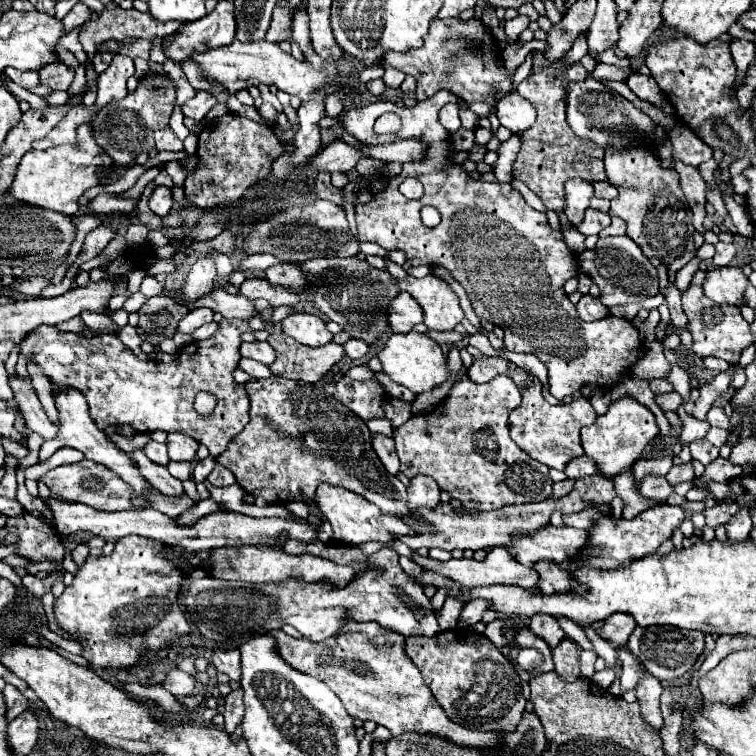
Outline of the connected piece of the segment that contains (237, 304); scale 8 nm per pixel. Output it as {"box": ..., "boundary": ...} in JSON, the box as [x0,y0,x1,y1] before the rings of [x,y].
{"box":[188,287,258,321],"boundary":[[[216,287],[210,295],[198,299],[196,303],[188,303],[190,309],[194,307],[208,307],[214,313],[220,313],[226,319],[242,319],[242,321],[250,321],[252,317],[258,315],[258,311],[254,309],[254,303],[248,301],[242,295],[230,295],[224,289]]]}

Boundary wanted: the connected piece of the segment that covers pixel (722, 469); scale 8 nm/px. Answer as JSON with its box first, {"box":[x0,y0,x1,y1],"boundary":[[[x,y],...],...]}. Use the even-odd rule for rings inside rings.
{"box":[700,457,742,485],"boundary":[[[718,457],[718,459],[714,459],[714,461],[706,467],[706,471],[704,471],[704,475],[702,475],[700,479],[702,479],[706,485],[708,485],[708,481],[726,483],[726,481],[736,479],[740,473],[742,473],[742,467],[740,467],[740,465],[734,465],[734,463],[730,463],[728,459]]]}

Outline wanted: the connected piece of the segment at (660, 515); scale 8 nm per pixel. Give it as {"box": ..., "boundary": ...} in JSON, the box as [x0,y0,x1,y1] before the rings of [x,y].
{"box":[576,505,684,569],"boundary":[[[660,505],[654,509],[648,509],[634,519],[614,519],[614,517],[600,517],[596,525],[588,531],[592,535],[592,547],[588,547],[588,555],[584,555],[584,563],[576,565],[588,565],[598,569],[612,569],[612,567],[628,567],[632,559],[642,559],[650,553],[654,553],[666,539],[672,537],[672,529],[684,521],[684,511],[680,507],[672,505]]]}

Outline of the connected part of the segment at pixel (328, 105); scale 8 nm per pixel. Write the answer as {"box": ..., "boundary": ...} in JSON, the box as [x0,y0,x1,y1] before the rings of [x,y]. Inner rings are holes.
{"box":[324,95,344,119],"boundary":[[[328,95],[324,99],[324,115],[332,117],[332,119],[338,119],[338,117],[342,117],[342,113],[344,113],[342,99],[336,99],[334,95]]]}

